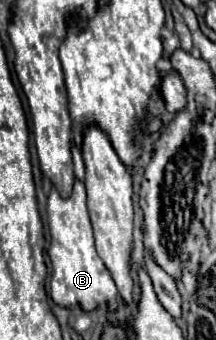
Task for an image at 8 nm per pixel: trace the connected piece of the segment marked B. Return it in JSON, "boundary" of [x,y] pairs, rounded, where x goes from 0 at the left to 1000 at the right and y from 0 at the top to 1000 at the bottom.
{"boundary":[[[347,524],[338,565],[319,582],[282,582],[273,565],[236,553],[218,582],[218,647],[227,647],[227,682],[236,682],[236,718],[218,747],[245,782],[236,876],[301,906],[366,894],[384,912],[440,912],[458,900],[542,912],[542,841],[514,806],[495,806],[477,765],[440,741],[431,676],[403,629],[394,559],[375,529]]]}

